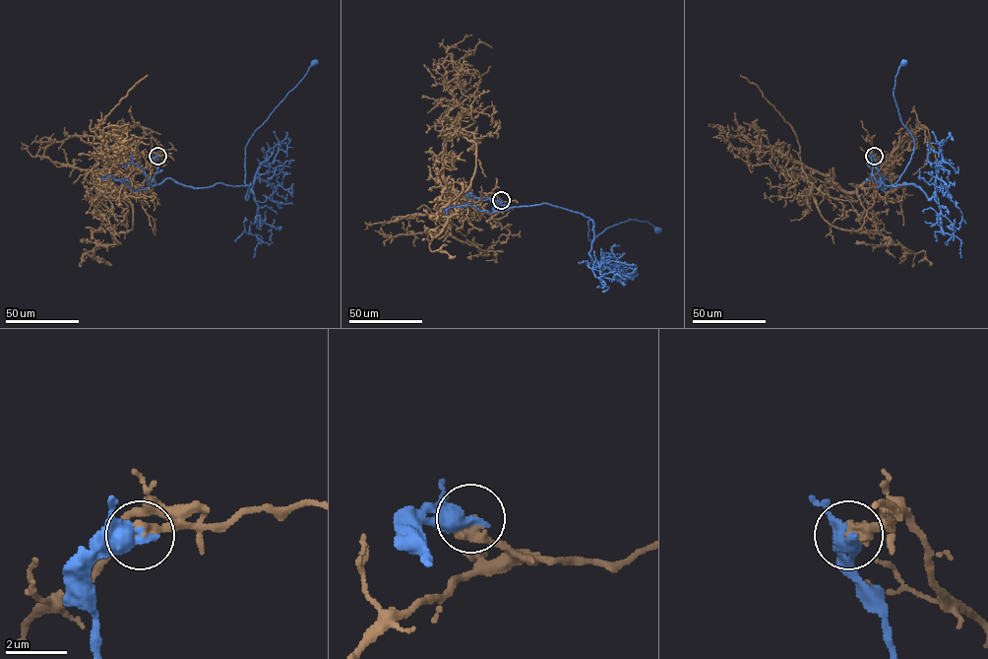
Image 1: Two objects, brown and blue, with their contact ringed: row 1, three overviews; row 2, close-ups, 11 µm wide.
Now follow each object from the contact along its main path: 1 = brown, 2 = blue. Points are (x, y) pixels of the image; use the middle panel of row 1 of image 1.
1: (501, 200), (480, 213), (445, 179), (452, 136), (475, 144), (474, 175), (429, 248), (455, 255)
2: (501, 200), (495, 211), (547, 203), (582, 214), (590, 219), (588, 240), (630, 220), (647, 222), (657, 230)

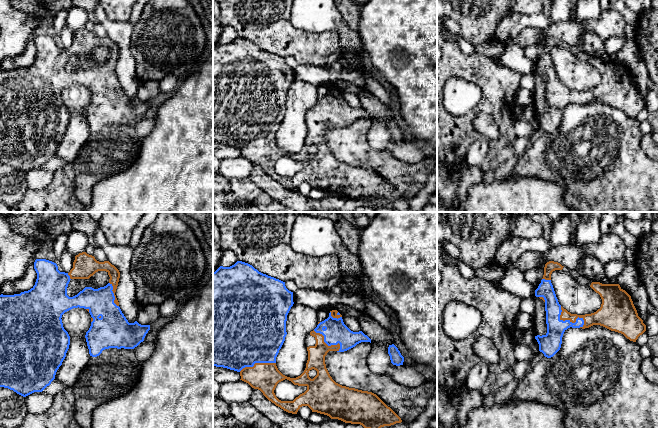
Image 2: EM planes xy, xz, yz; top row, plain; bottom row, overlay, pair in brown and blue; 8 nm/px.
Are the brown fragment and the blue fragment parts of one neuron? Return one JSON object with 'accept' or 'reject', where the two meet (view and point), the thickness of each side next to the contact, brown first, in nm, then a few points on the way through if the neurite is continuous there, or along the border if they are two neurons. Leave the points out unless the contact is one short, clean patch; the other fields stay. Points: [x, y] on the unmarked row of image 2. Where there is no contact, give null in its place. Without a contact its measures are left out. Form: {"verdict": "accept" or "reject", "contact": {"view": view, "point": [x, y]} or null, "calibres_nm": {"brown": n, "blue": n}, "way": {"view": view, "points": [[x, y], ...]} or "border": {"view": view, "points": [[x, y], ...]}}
{"verdict": "reject", "contact": {"view": "yz", "point": [569, 95]}, "calibres_nm": {"brown": 120, "blue": 160}}

